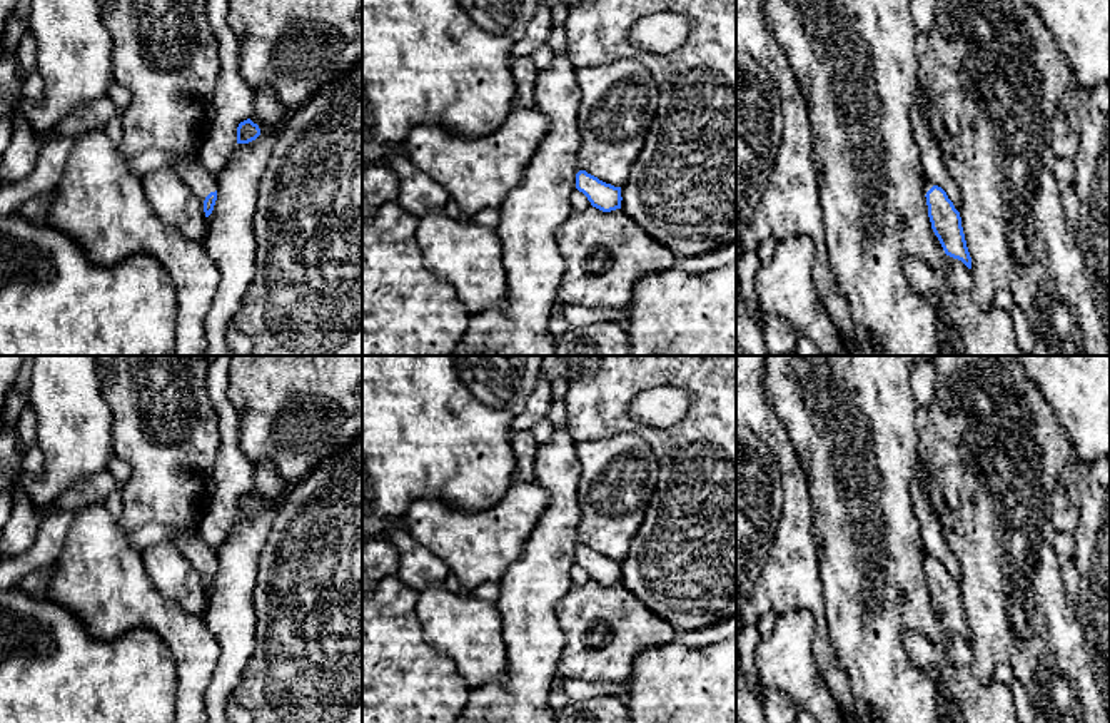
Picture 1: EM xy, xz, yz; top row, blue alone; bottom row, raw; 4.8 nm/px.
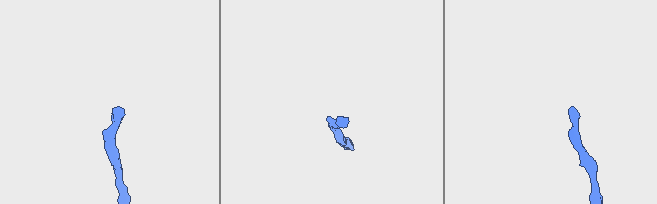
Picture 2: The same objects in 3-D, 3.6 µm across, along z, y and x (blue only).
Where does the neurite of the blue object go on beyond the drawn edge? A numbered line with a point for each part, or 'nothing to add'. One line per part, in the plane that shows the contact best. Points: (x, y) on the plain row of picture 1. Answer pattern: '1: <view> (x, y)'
1: xy (192, 545)

